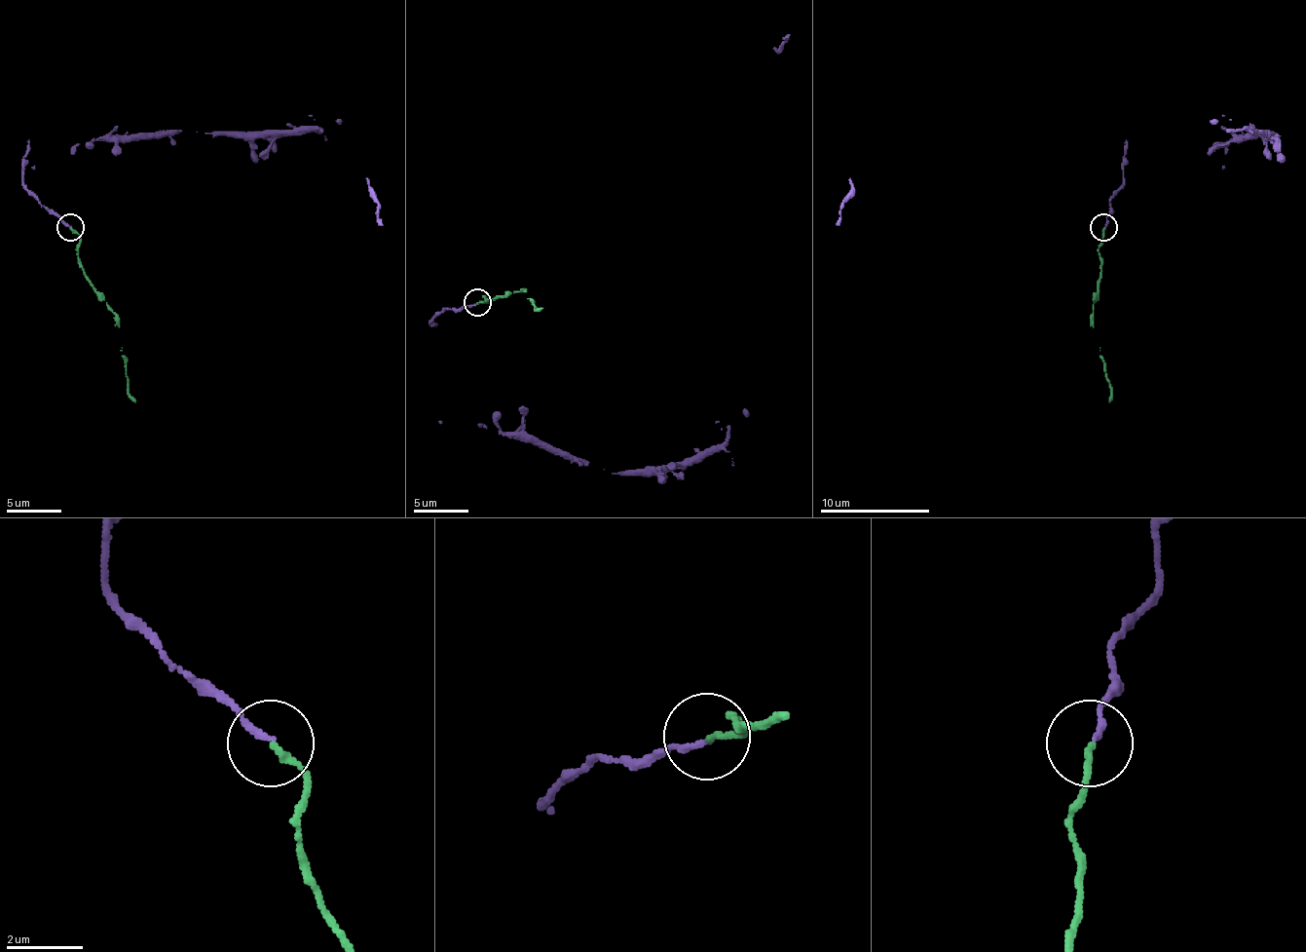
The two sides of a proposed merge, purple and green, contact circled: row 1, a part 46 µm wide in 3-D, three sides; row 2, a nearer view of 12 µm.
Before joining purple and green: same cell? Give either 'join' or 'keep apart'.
join

